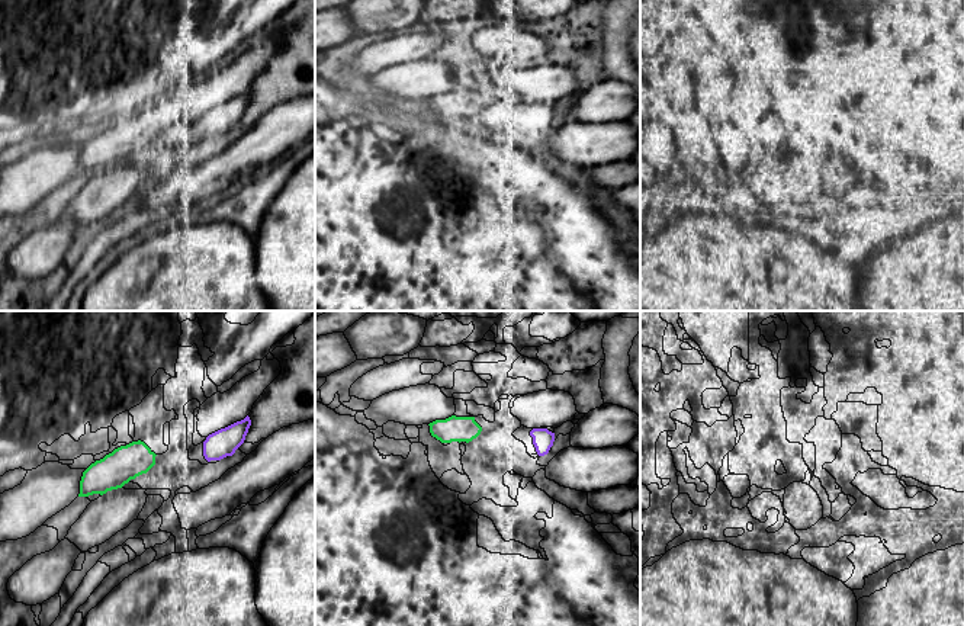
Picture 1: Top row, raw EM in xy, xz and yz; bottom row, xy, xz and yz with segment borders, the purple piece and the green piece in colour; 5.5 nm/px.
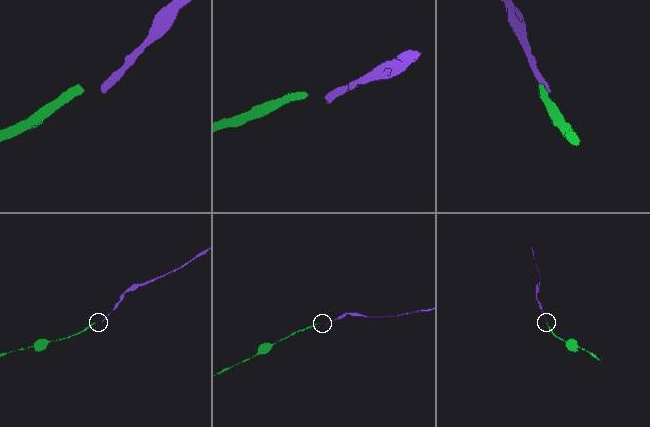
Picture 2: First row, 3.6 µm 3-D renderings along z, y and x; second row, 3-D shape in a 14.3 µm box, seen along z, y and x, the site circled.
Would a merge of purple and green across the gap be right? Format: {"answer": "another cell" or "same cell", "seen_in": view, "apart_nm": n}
{"answer": "another cell", "seen_in": "xy", "apart_nm": 260}

